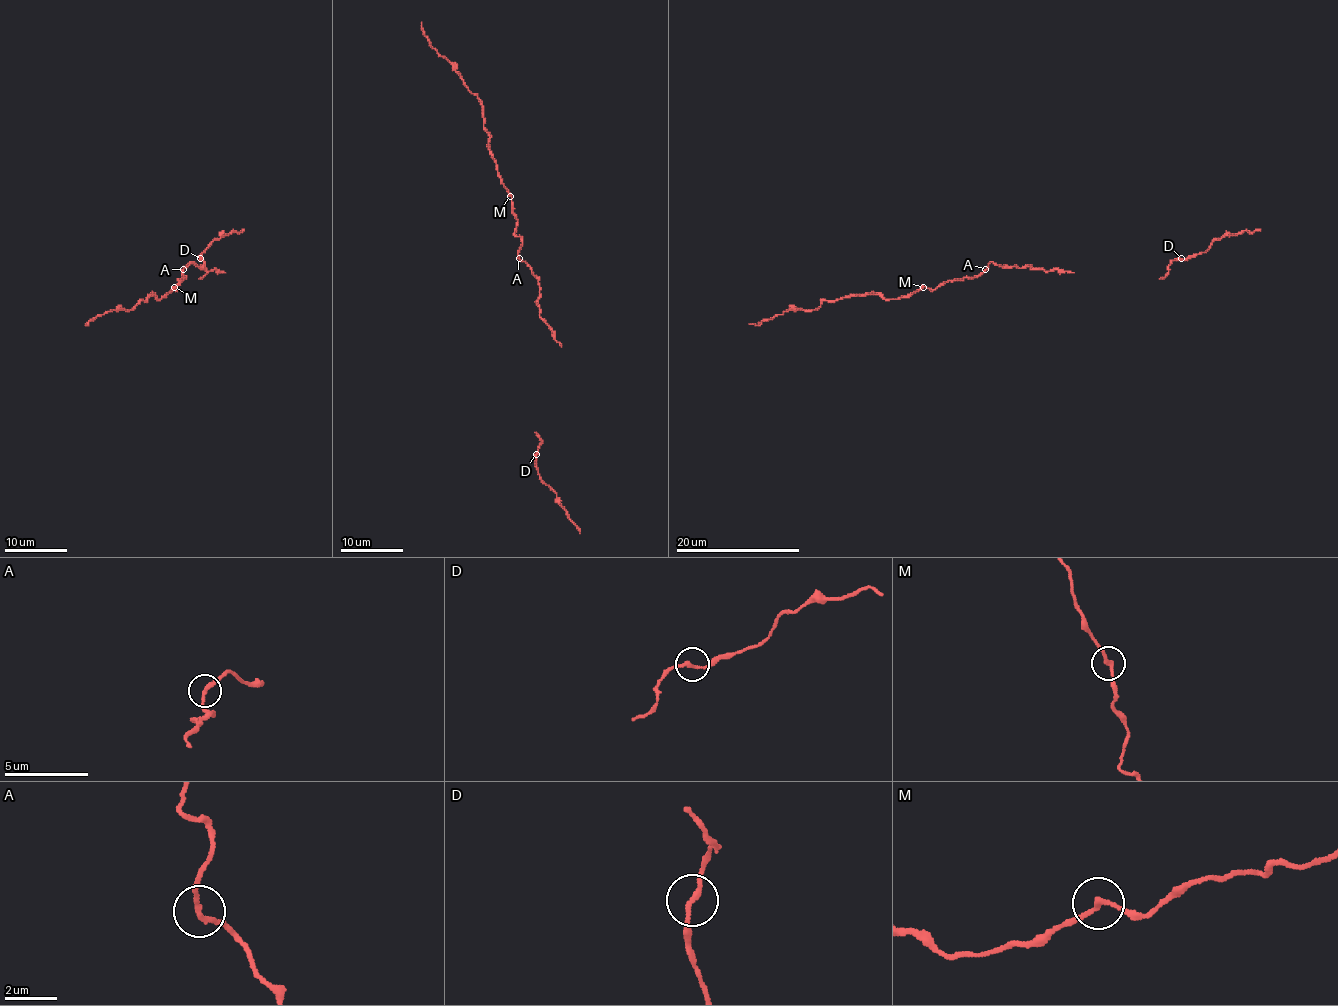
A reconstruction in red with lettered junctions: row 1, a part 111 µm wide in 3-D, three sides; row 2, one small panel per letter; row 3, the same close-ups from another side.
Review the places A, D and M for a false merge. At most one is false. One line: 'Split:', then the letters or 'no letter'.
Split: no letter

